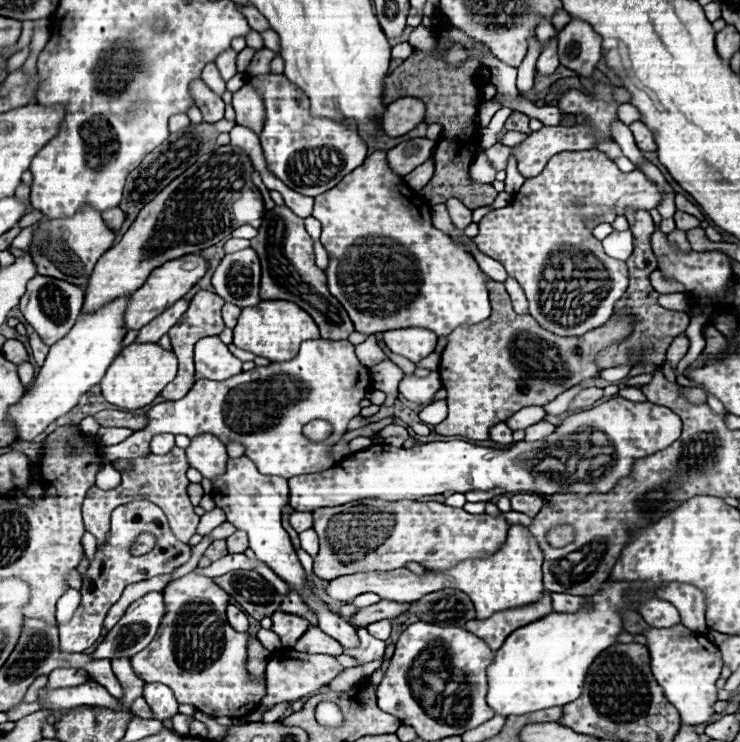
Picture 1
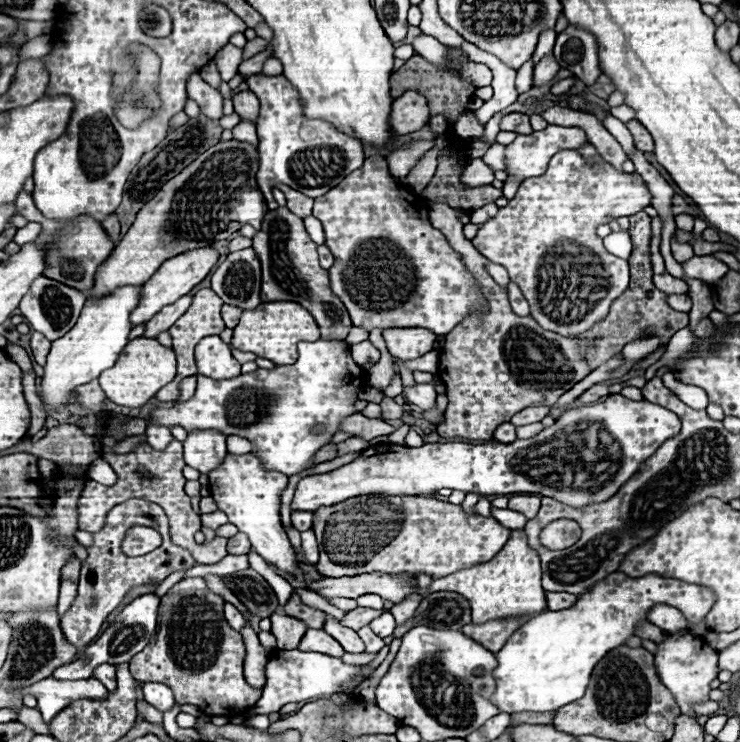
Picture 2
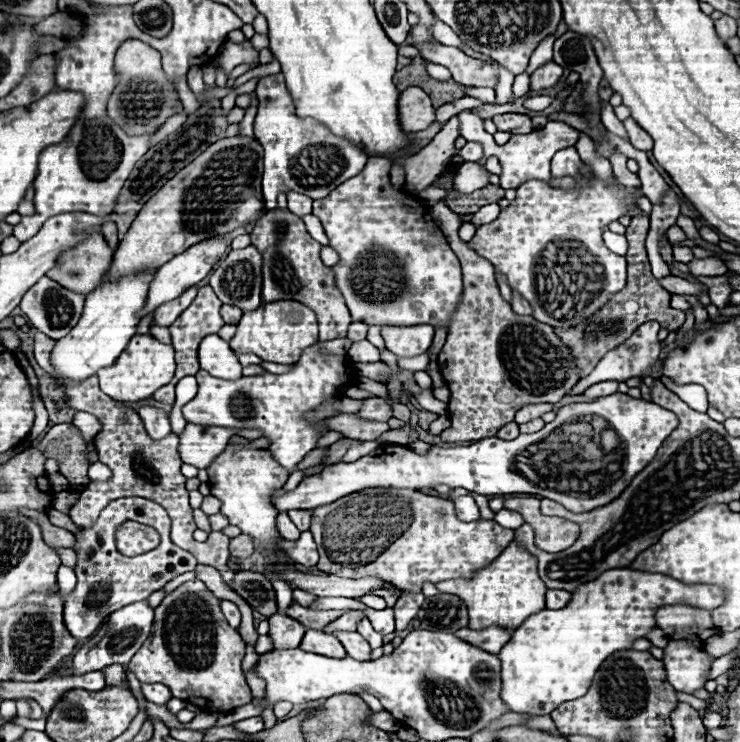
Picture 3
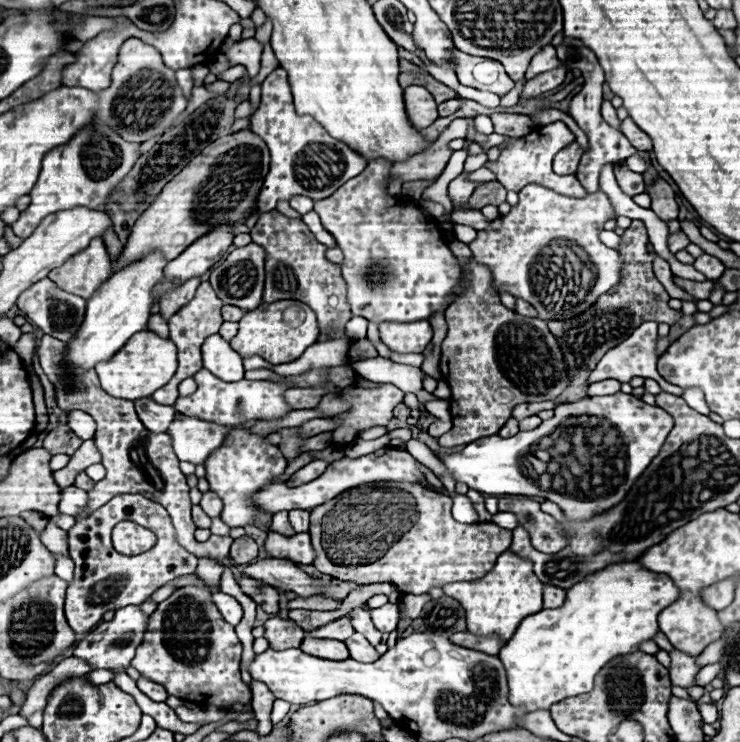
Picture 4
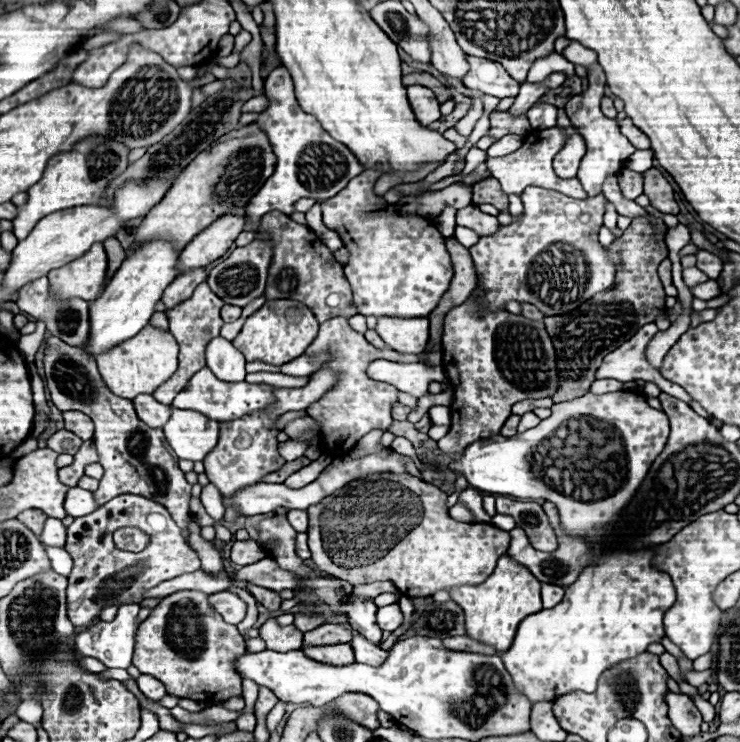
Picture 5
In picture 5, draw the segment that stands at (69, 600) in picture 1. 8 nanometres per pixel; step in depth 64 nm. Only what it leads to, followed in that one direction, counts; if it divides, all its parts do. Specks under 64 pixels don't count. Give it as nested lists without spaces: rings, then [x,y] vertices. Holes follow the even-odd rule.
[[[46,546],[46,552],[50,556],[52,570],[68,578],[70,572],[72,572],[72,558],[70,558],[70,554],[66,550],[62,550],[62,548],[52,548],[52,546]]]

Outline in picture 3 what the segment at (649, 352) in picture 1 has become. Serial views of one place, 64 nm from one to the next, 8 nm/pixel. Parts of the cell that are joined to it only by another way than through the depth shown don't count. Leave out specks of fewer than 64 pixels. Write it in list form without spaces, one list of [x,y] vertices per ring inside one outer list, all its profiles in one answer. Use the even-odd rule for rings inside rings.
[[[632,216],[632,224],[626,228],[626,238],[630,244],[628,254],[626,254],[626,260],[628,260],[626,288],[622,292],[618,292],[618,296],[612,296],[610,304],[606,304],[606,308],[602,312],[598,312],[598,316],[594,316],[594,320],[590,320],[590,324],[586,324],[586,328],[570,328],[570,330],[562,330],[562,332],[556,330],[556,334],[566,344],[570,344],[574,358],[578,360],[578,366],[582,368],[582,376],[590,374],[596,368],[596,364],[606,356],[606,352],[610,352],[610,350],[618,348],[622,342],[626,342],[638,330],[640,324],[656,320],[662,324],[662,328],[666,328],[668,332],[674,332],[686,320],[686,314],[682,310],[674,310],[670,306],[672,294],[666,292],[650,272],[650,264],[648,264],[646,248],[644,248],[648,228],[650,228],[648,216]]]

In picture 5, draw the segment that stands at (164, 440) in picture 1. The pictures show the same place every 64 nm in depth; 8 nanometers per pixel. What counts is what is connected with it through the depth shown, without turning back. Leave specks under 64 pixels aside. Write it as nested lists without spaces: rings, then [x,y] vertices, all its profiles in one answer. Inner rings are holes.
[[[146,394],[146,396],[136,396],[134,400],[134,408],[136,408],[136,414],[138,418],[148,424],[150,428],[164,428],[166,420],[170,420],[170,406],[166,404],[158,404],[152,394]]]

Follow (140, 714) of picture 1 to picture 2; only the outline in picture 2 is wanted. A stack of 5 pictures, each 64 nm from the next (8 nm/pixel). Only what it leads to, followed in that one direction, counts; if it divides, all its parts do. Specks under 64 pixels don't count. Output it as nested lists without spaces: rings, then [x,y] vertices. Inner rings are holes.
[[[138,702],[136,708],[138,712],[144,715],[144,718],[146,718],[148,722],[154,722],[154,724],[163,726],[163,714],[156,710],[156,708],[147,702]]]

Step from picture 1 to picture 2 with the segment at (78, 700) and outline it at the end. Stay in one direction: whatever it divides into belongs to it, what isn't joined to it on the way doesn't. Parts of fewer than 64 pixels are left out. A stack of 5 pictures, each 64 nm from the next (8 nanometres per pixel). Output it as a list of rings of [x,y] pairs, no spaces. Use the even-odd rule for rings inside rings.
[[[46,678],[44,682],[38,682],[30,688],[24,688],[20,694],[26,696],[36,696],[38,700],[38,710],[44,718],[44,723],[49,724],[50,720],[64,710],[68,704],[76,702],[76,700],[101,700],[105,699],[107,689],[100,682],[88,678],[80,680],[80,682],[62,682],[62,680],[54,680],[54,678]]]

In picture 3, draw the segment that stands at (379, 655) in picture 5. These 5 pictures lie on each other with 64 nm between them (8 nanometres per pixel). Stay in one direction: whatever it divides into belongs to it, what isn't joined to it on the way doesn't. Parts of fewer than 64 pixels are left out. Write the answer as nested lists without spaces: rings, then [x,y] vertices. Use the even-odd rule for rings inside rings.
[[[336,632],[336,638],[342,642],[342,646],[346,648],[350,658],[356,660],[368,660],[370,656],[370,646],[366,644],[366,640],[358,634],[358,632]]]

